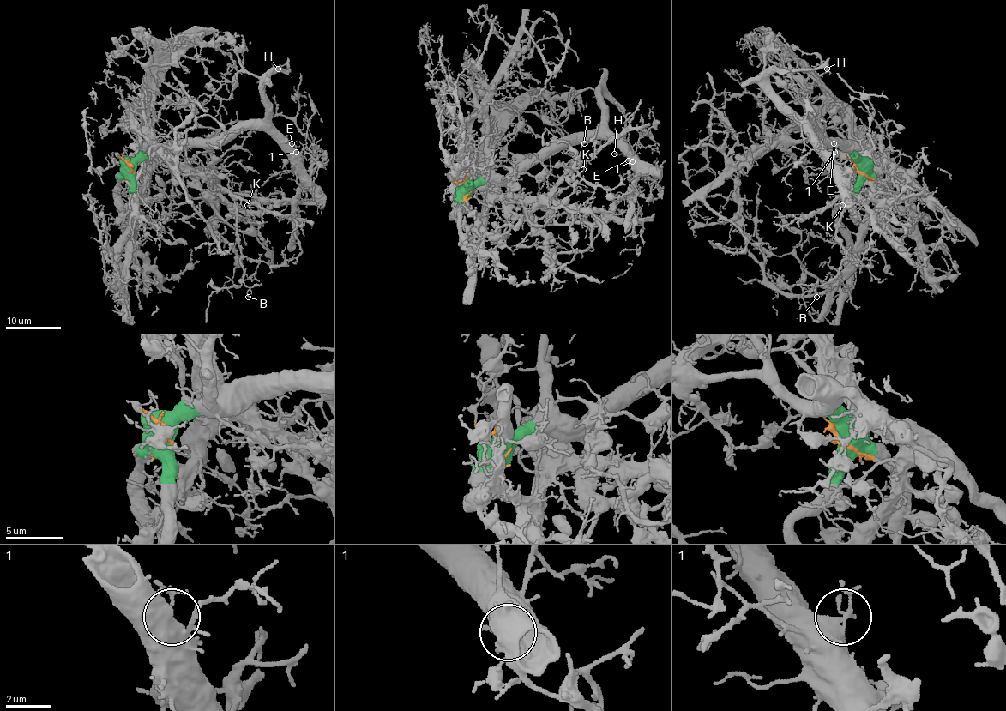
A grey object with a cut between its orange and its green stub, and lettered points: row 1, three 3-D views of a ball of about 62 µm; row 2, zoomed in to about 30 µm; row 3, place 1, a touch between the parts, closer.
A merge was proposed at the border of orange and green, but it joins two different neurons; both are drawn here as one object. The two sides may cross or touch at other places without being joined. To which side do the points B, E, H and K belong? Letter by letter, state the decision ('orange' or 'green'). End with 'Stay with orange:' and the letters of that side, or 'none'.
B: orange
E: green
H: green
K: orange
Stay with orange: B, K

